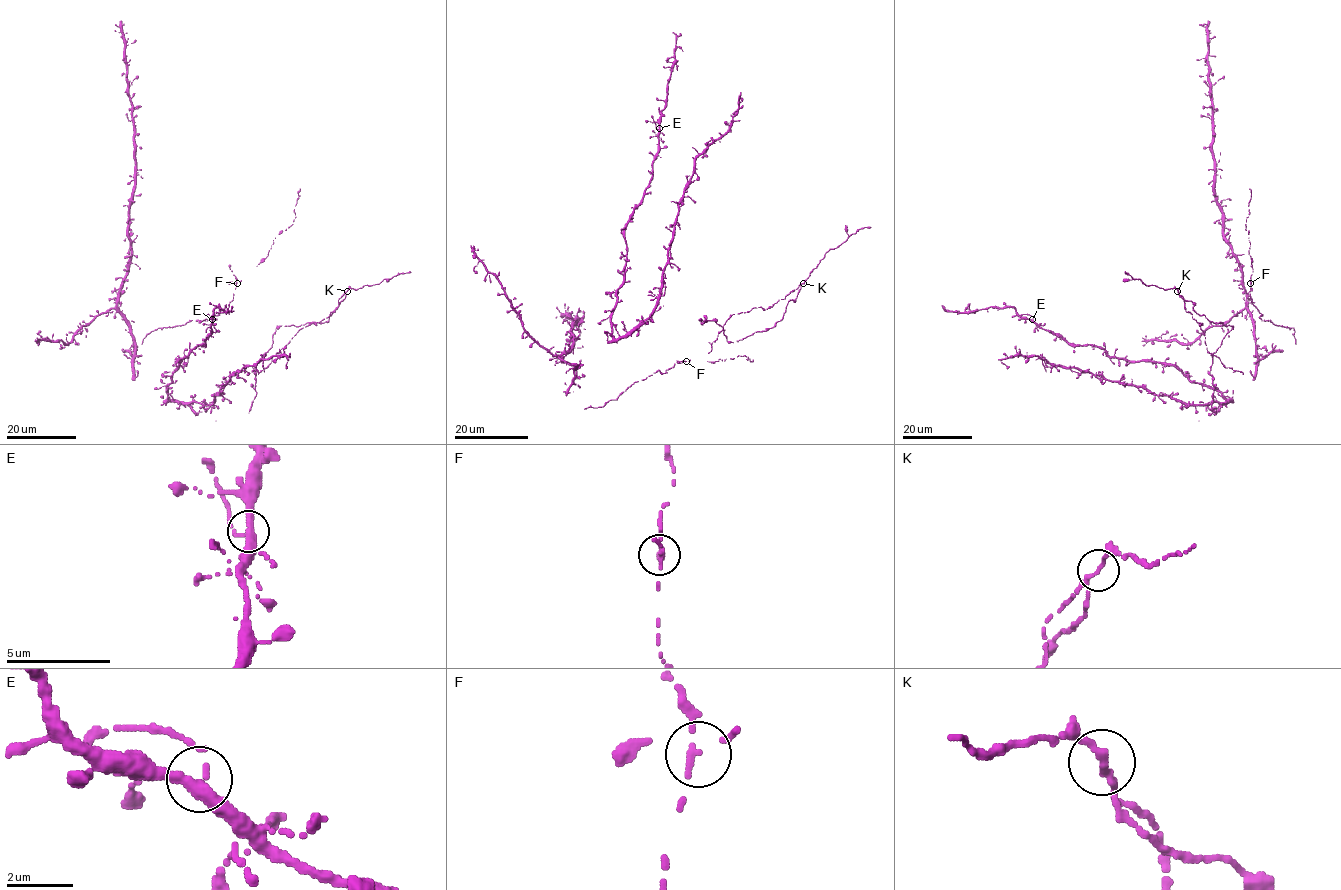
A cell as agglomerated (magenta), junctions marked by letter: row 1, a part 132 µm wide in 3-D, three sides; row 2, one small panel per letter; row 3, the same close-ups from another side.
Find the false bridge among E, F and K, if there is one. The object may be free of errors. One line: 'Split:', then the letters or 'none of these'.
Split: K

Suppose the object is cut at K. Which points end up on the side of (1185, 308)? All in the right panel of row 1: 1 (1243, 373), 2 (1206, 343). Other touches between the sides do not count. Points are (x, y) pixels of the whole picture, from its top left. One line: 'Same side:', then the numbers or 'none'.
Same side: 1, 2

